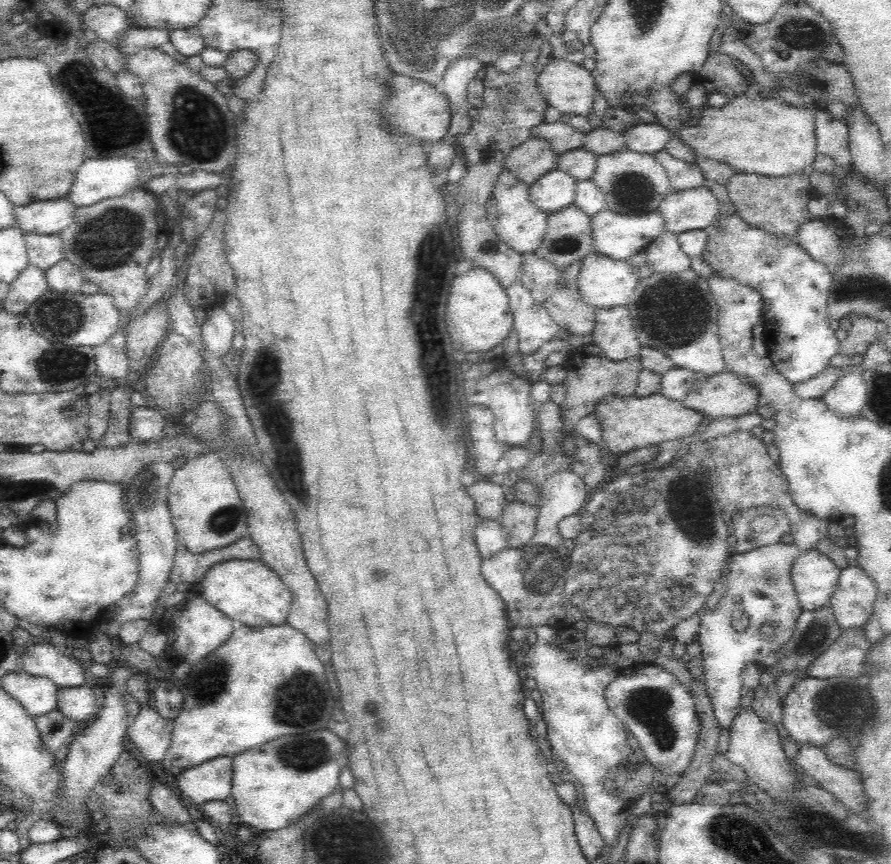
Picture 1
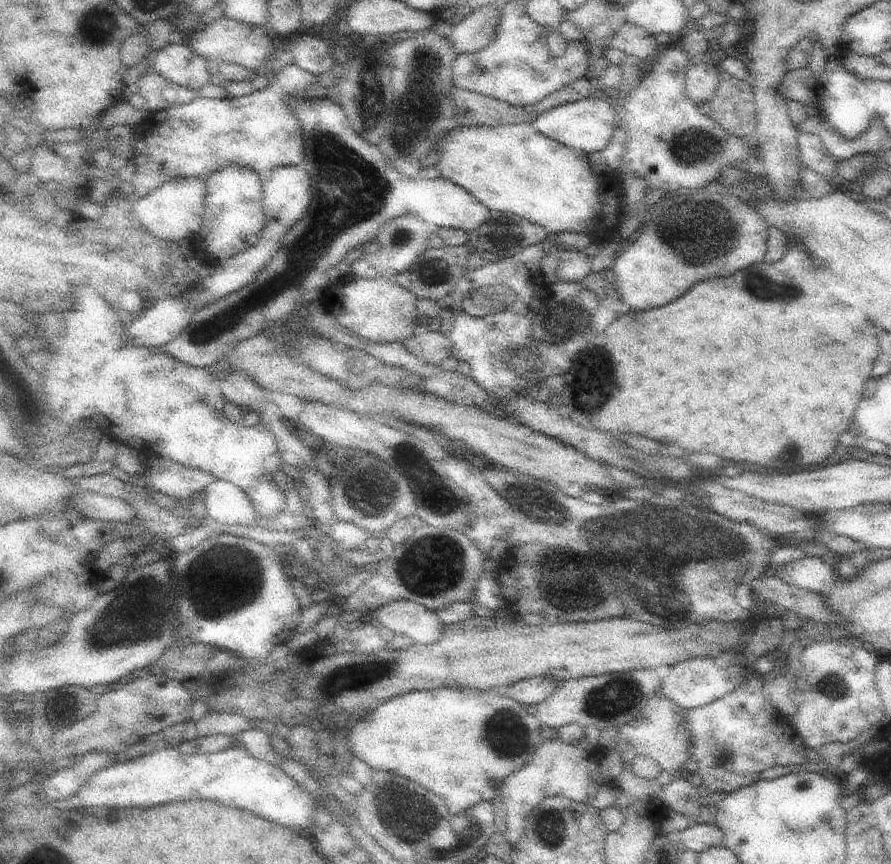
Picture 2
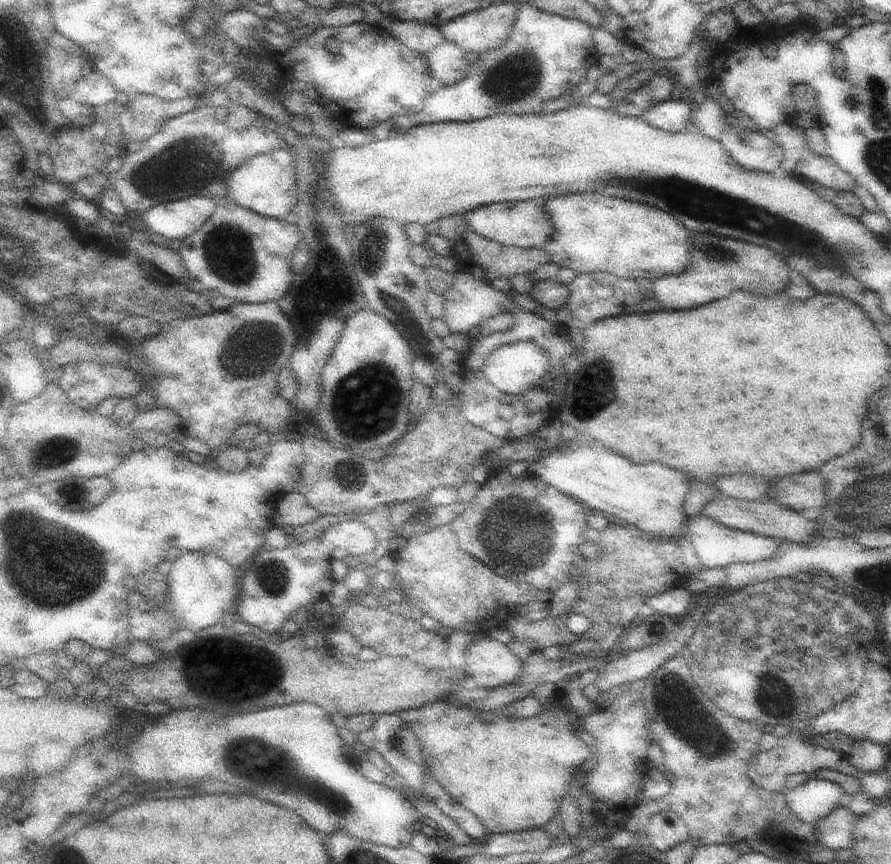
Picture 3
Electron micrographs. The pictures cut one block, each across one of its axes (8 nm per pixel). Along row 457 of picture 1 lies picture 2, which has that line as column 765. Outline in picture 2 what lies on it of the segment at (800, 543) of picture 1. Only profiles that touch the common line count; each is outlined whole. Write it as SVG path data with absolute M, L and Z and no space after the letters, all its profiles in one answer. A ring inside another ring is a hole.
M754 671L748 682L744 682L738 690L732 694L726 694L704 706L688 709L686 722L692 734L692 757L698 765L697 773L702 779L702 788L707 788L711 793L722 792L730 794L748 786L761 778L764 771L774 766L796 766L810 762L807 760L808 746L804 744L802 736L798 734L795 724L788 722L786 716L770 704L770 700L764 696L762 687L764 682L760 680L761 674Z

